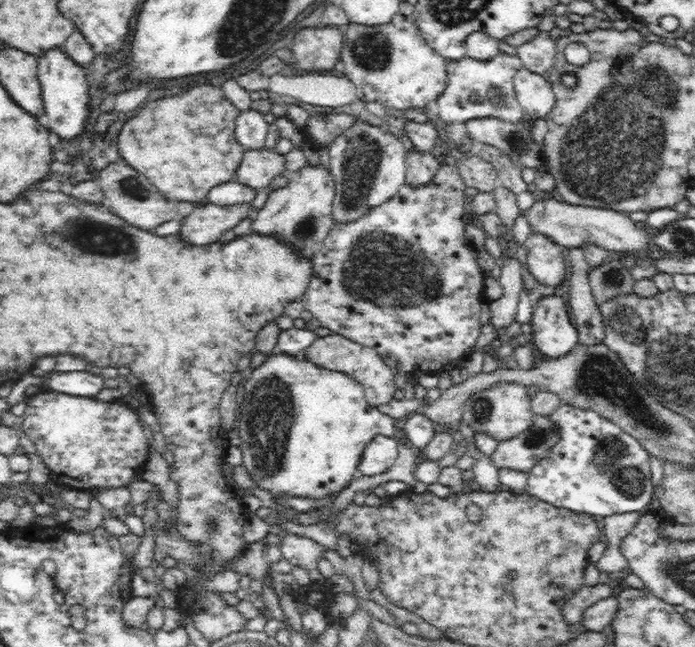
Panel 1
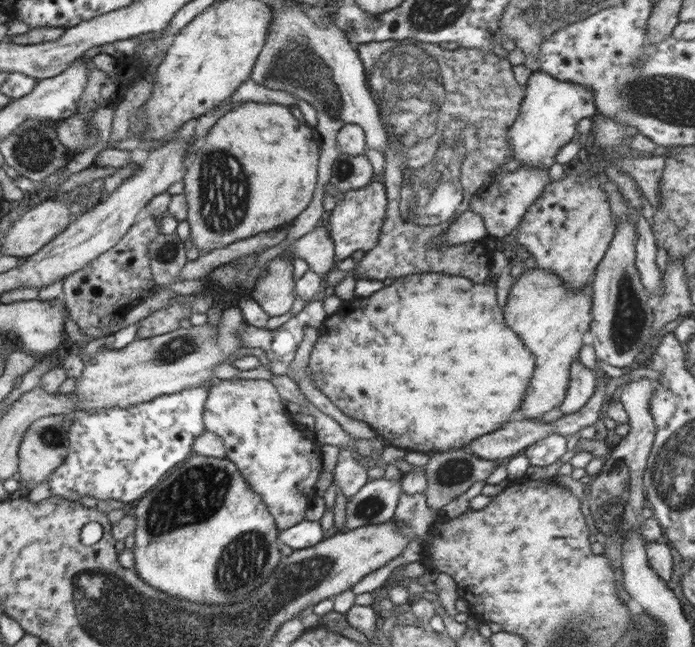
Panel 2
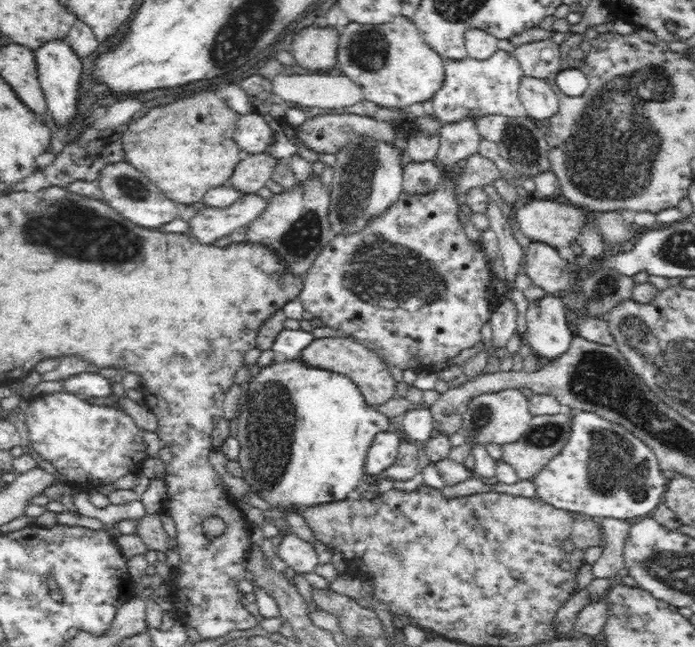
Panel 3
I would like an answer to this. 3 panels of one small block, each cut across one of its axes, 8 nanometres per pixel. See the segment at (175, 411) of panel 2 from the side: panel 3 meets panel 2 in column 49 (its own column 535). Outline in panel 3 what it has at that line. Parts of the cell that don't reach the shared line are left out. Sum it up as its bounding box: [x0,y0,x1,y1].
[533,411,672,522]

